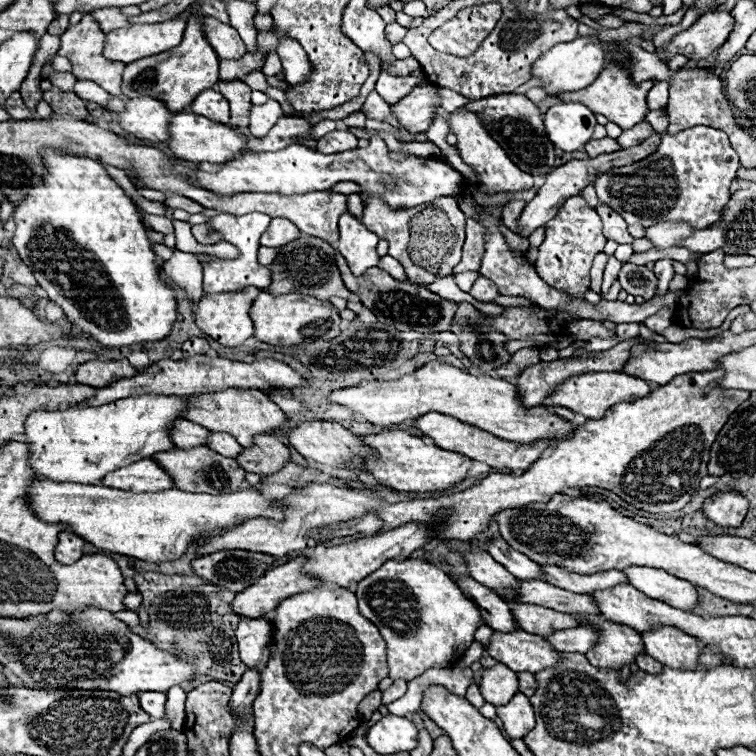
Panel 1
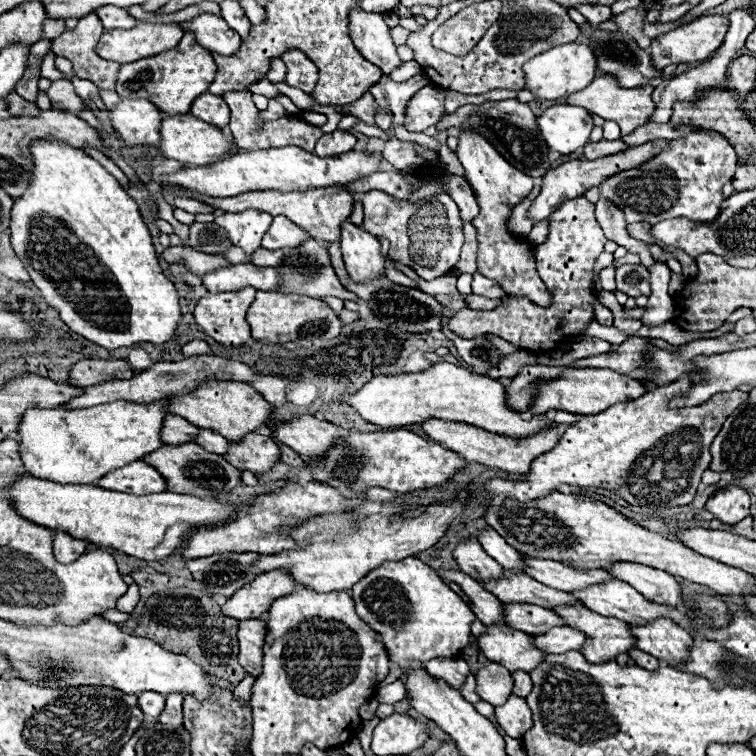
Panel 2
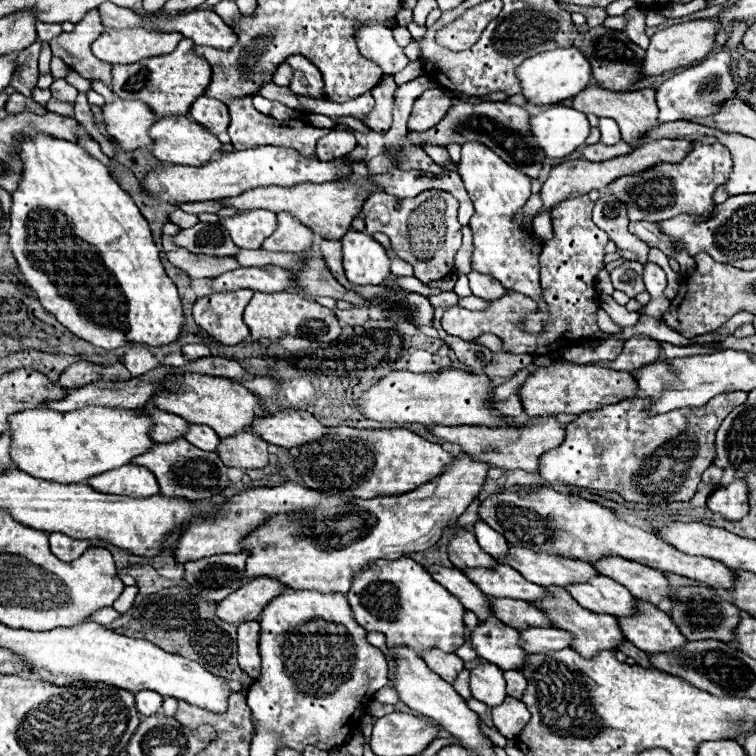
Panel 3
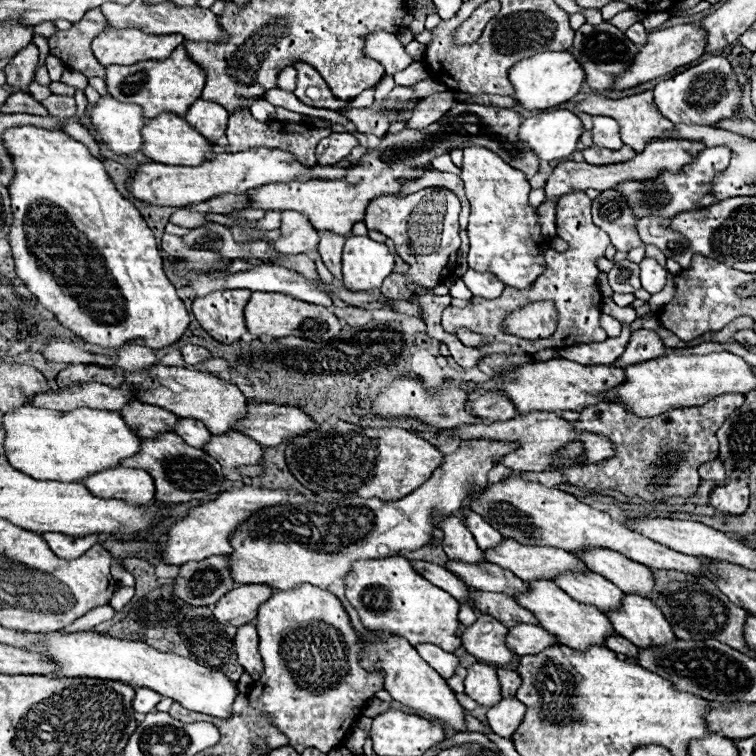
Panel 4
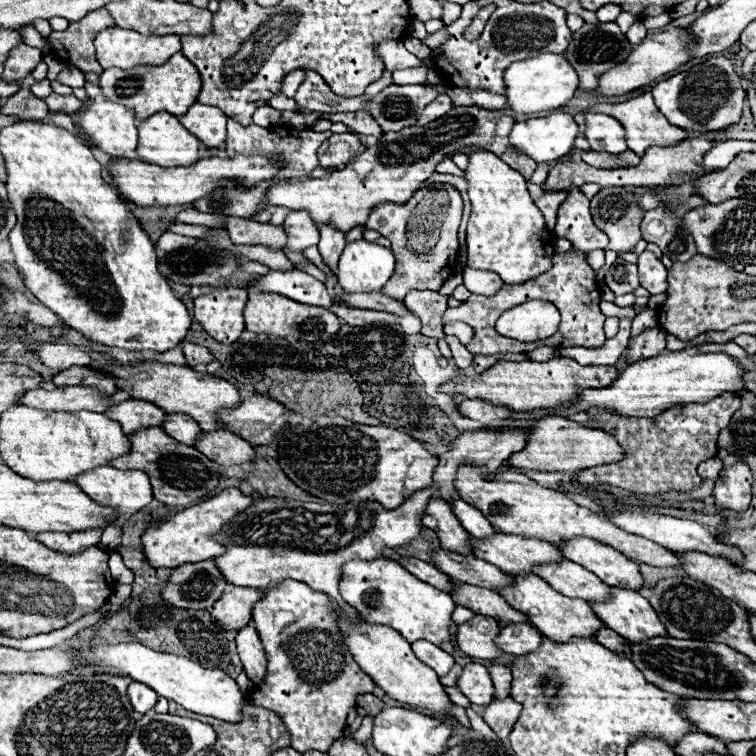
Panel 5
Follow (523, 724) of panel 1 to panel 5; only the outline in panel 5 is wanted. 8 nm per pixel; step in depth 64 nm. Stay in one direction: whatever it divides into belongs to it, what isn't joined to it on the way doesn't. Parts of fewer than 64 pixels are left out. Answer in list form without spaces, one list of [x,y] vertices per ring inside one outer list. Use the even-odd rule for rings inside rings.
[[[512,698],[494,700],[492,704],[486,706],[484,720],[502,740],[506,740],[508,734],[512,732],[512,726],[516,724],[516,718],[520,716],[520,712],[522,712],[522,706]]]

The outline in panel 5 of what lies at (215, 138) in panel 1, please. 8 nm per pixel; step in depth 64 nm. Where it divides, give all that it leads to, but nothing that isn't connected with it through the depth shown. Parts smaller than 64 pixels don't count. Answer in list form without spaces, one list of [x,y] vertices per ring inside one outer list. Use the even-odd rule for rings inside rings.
[[[158,112],[138,124],[138,160],[144,160],[148,164],[158,164],[158,166],[192,166],[202,158],[202,142],[190,134],[182,122],[168,114],[168,112]]]

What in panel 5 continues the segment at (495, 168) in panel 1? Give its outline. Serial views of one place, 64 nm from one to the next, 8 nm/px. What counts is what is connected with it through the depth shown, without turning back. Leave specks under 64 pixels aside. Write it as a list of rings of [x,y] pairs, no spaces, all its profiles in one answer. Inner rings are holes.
[[[474,150],[468,154],[464,178],[468,180],[468,196],[472,200],[466,230],[468,266],[476,270],[492,270],[506,284],[524,284],[532,276],[550,270],[550,256],[554,254],[552,246],[556,236],[552,232],[550,236],[544,232],[544,216],[530,200],[524,176],[500,162],[496,154]]]

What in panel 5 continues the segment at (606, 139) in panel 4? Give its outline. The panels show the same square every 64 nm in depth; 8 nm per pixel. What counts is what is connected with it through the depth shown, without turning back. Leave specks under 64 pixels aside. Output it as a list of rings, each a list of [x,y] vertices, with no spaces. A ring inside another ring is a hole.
[[[586,112],[584,116],[586,116],[584,136],[588,138],[592,150],[610,152],[610,154],[620,154],[628,150],[624,140],[624,128],[616,118],[608,114],[592,114],[592,112]]]

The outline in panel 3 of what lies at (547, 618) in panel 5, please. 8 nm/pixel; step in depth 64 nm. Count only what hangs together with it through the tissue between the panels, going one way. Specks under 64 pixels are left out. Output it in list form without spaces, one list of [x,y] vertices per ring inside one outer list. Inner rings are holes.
[[[550,586],[550,596],[544,598],[544,602],[536,604],[540,610],[544,610],[550,620],[552,620],[552,626],[556,628],[562,628],[562,630],[568,630],[576,640],[572,642],[572,648],[576,652],[580,652],[584,658],[594,658],[596,654],[600,654],[602,650],[610,650],[610,652],[616,652],[618,646],[620,646],[620,652],[624,652],[626,656],[634,658],[636,664],[644,666],[644,668],[650,668],[650,656],[638,648],[634,648],[630,642],[624,642],[624,634],[620,634],[620,626],[618,626],[618,618],[616,616],[608,616],[608,614],[596,614],[596,612],[590,612],[590,610],[584,610],[580,604],[574,602],[574,598],[566,592],[566,590],[560,590],[556,586]]]

